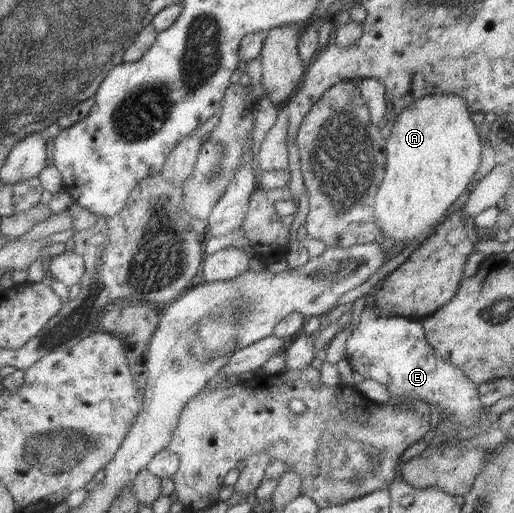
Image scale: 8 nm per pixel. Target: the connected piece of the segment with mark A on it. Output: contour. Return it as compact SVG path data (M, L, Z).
M455 93L429 94L418 98L395 118L388 138L384 140L386 166L374 199L374 218L382 240L392 239L395 245L410 245L421 235L436 228L436 220L463 195L470 178L477 175L481 143L478 130L471 120L471 111Z

